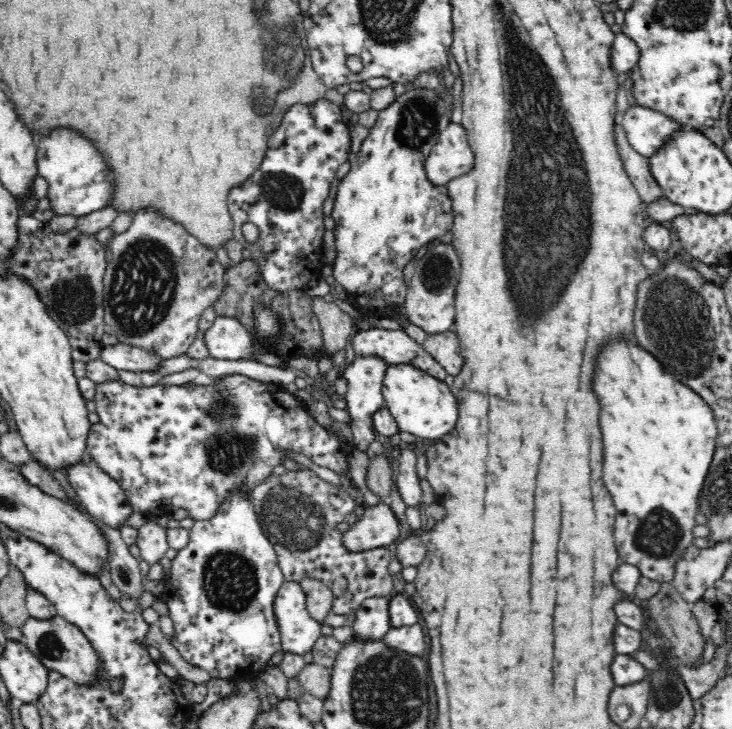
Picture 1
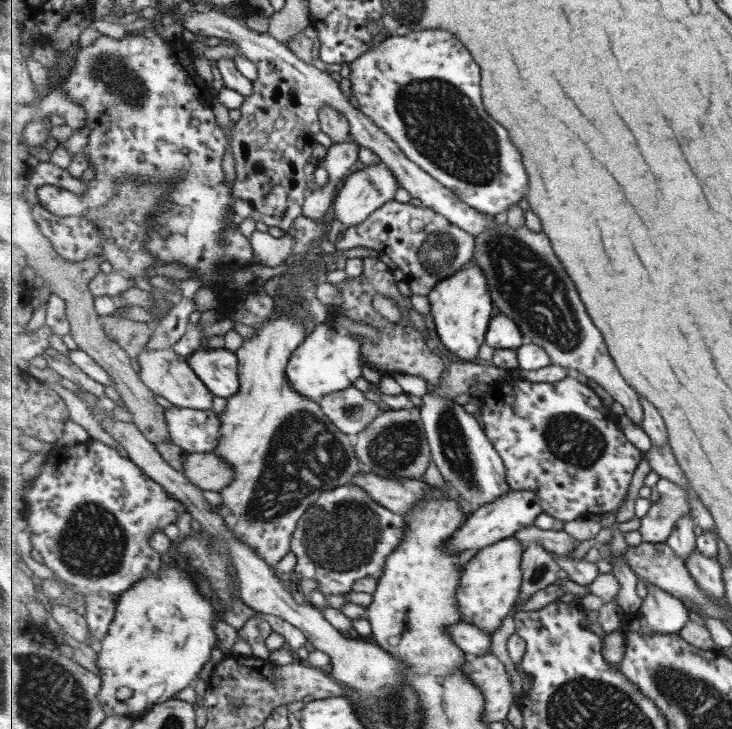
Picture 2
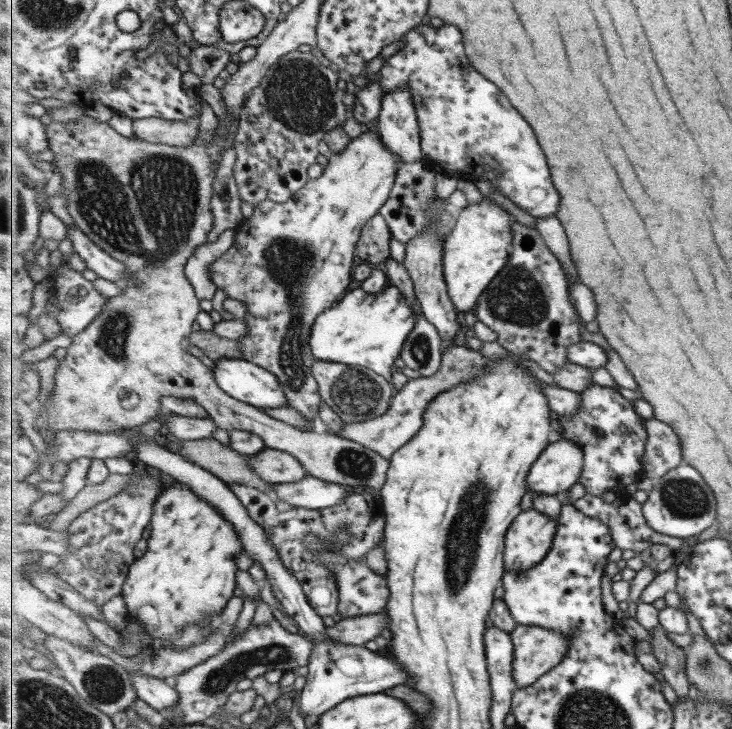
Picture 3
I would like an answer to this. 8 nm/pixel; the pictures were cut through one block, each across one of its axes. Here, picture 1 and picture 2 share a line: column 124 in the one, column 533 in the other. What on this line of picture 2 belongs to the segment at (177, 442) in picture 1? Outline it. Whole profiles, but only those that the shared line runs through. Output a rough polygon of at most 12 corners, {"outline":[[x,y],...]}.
{"outline":[[574,375],[488,388],[512,490],[619,510],[644,452]]}

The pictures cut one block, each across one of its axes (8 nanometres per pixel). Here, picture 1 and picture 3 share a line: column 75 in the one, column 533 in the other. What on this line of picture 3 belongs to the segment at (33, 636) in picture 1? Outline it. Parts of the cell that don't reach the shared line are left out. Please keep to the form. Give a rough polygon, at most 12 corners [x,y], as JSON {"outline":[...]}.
{"outline":[[518,624],[514,678],[519,689],[563,662],[572,638]]}

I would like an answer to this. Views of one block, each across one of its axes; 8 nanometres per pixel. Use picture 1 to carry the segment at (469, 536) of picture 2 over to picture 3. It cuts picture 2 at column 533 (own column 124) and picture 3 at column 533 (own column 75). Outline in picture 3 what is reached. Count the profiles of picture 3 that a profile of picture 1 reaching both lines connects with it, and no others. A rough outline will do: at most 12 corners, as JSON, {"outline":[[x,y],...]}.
{"outline":[[553,439],[529,471],[528,488],[561,496],[584,471],[585,451]]}

